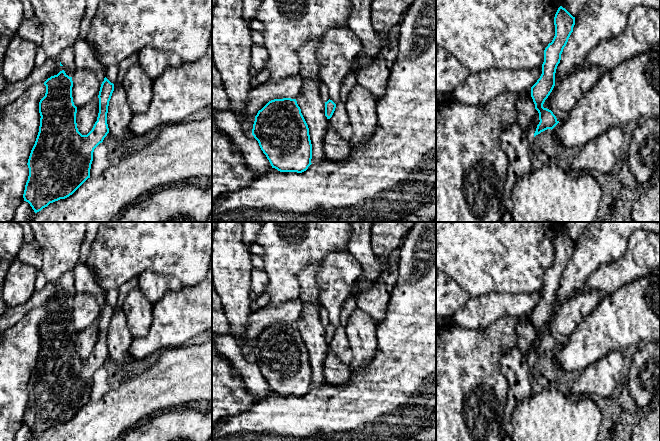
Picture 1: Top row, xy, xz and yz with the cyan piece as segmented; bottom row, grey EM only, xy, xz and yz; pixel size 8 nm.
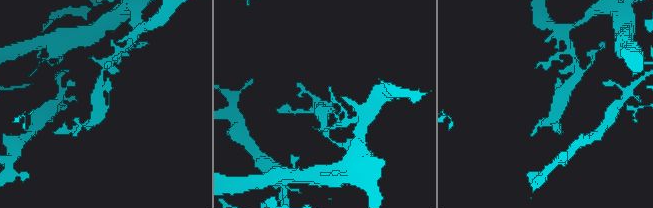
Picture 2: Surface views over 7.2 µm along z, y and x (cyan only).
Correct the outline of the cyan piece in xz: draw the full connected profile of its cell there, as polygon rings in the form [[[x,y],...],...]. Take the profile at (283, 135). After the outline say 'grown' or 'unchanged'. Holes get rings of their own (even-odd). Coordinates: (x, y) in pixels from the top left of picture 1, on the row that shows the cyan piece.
[[[296,99],[269,101],[255,116],[252,135],[258,141],[272,168],[280,172],[302,173],[312,164],[312,144],[308,125]]]; unchanged

